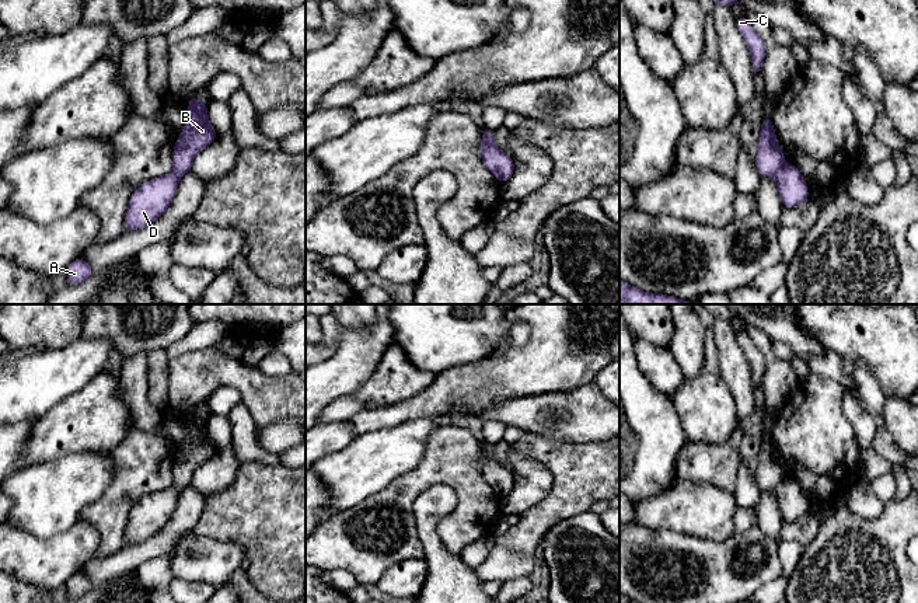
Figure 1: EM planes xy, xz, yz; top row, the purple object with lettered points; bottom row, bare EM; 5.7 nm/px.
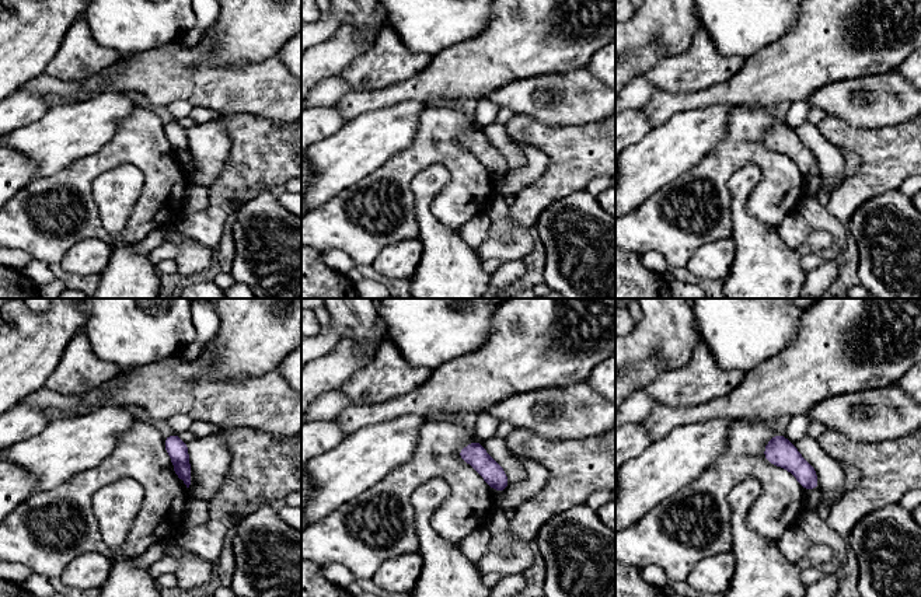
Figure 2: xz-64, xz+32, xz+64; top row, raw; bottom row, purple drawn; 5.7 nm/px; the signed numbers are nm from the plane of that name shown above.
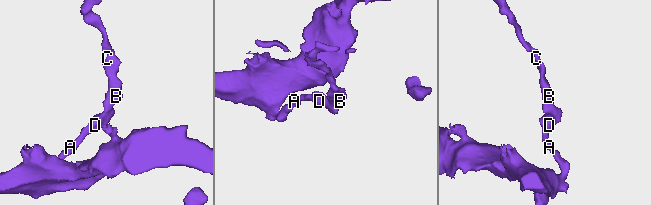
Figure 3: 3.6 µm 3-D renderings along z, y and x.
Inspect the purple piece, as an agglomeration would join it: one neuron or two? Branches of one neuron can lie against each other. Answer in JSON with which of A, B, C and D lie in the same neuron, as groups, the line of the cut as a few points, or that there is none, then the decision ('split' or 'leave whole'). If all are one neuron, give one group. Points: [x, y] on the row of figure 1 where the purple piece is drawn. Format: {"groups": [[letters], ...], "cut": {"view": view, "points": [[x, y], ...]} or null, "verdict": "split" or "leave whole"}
{"groups": [["A", "D"], ["B", "C"]], "cut": {"view": "xz", "points": [[482, 138], [496, 149]]}, "verdict": "split"}

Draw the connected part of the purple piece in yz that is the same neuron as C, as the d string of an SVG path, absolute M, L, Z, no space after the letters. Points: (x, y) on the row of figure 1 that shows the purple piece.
M737 17L736 25L741 32L744 42L747 43L751 53L753 73L755 74L764 65L765 45L760 35L750 25L747 17Z

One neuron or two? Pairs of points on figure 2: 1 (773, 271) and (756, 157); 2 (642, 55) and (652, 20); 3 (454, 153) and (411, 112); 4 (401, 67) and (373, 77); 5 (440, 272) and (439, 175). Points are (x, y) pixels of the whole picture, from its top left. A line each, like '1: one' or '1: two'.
1: two
2: two
3: two
4: one
5: one

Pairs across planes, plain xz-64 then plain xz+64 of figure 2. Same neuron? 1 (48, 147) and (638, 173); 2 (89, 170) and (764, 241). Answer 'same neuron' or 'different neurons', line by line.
1: same neuron
2: different neurons

